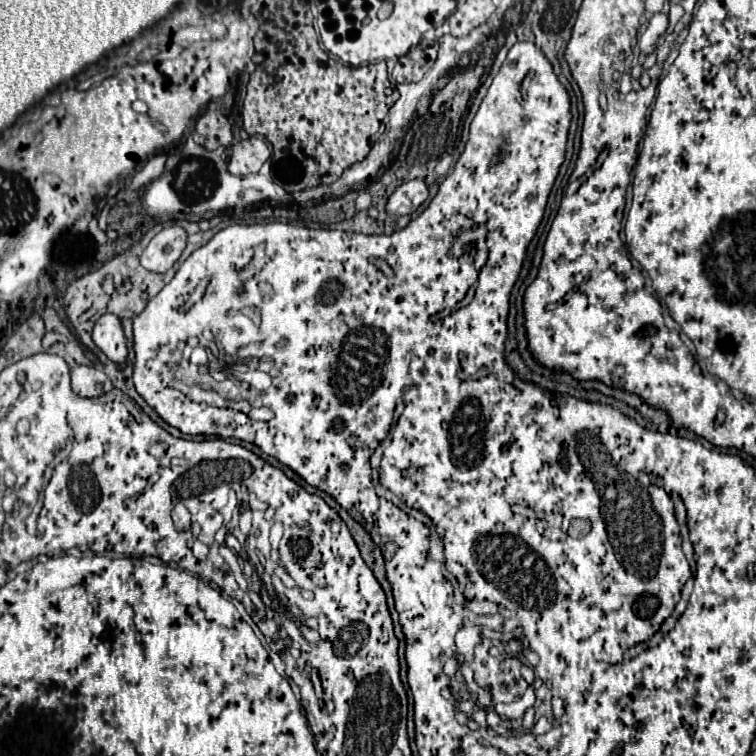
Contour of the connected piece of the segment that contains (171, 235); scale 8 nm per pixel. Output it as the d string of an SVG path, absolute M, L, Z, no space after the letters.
M168 226L150 240L148 248L140 256L140 264L150 272L164 274L174 266L184 248L186 248L186 230L182 226Z

